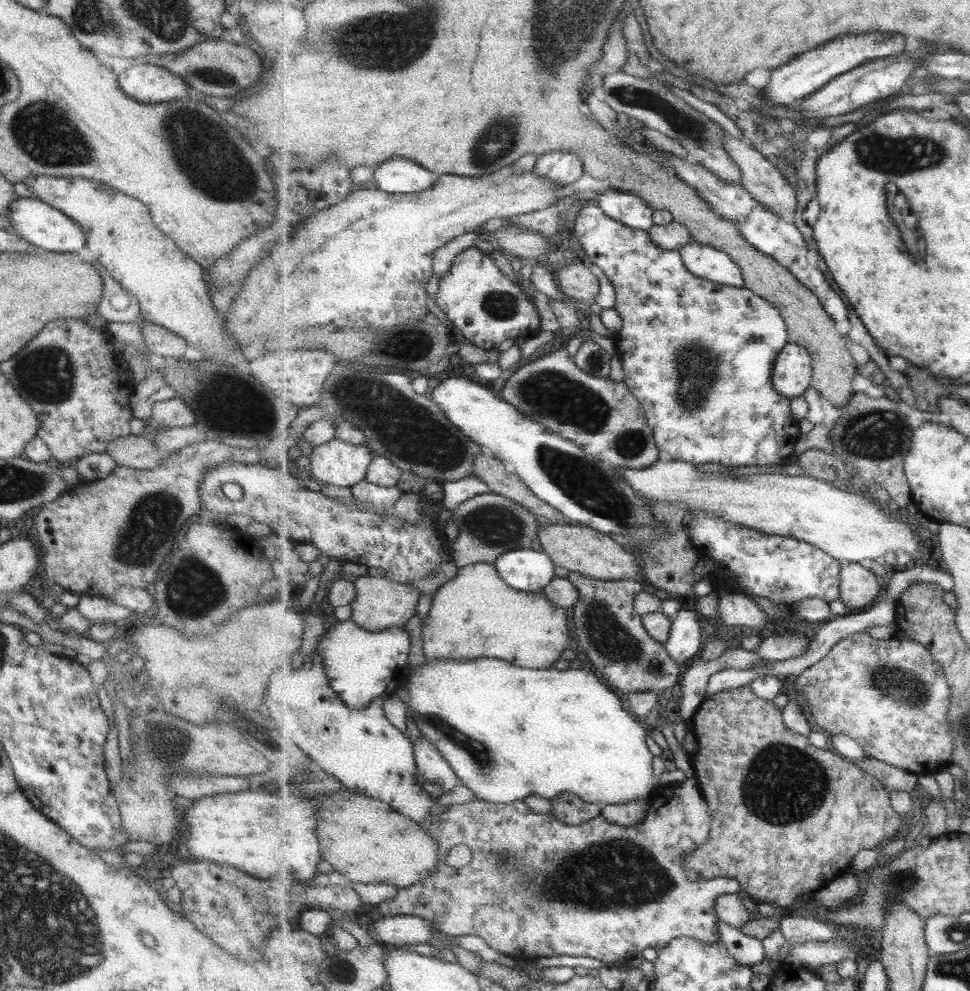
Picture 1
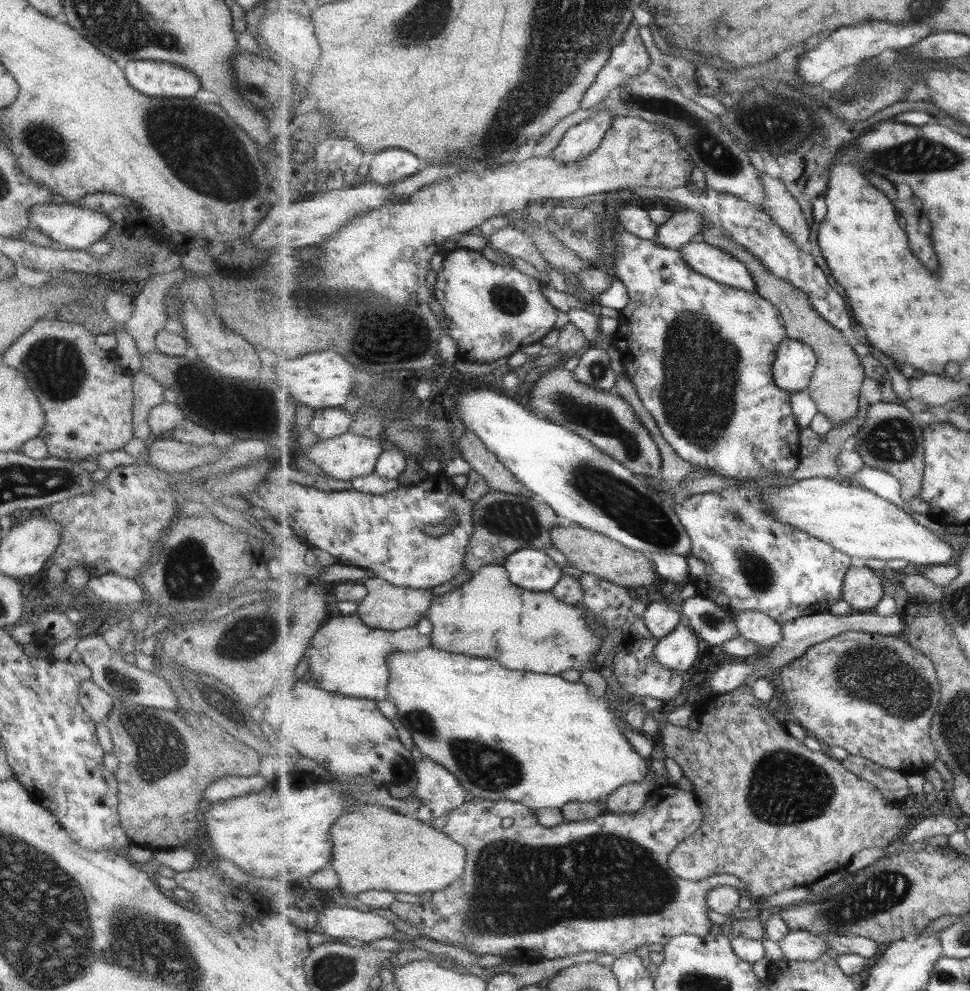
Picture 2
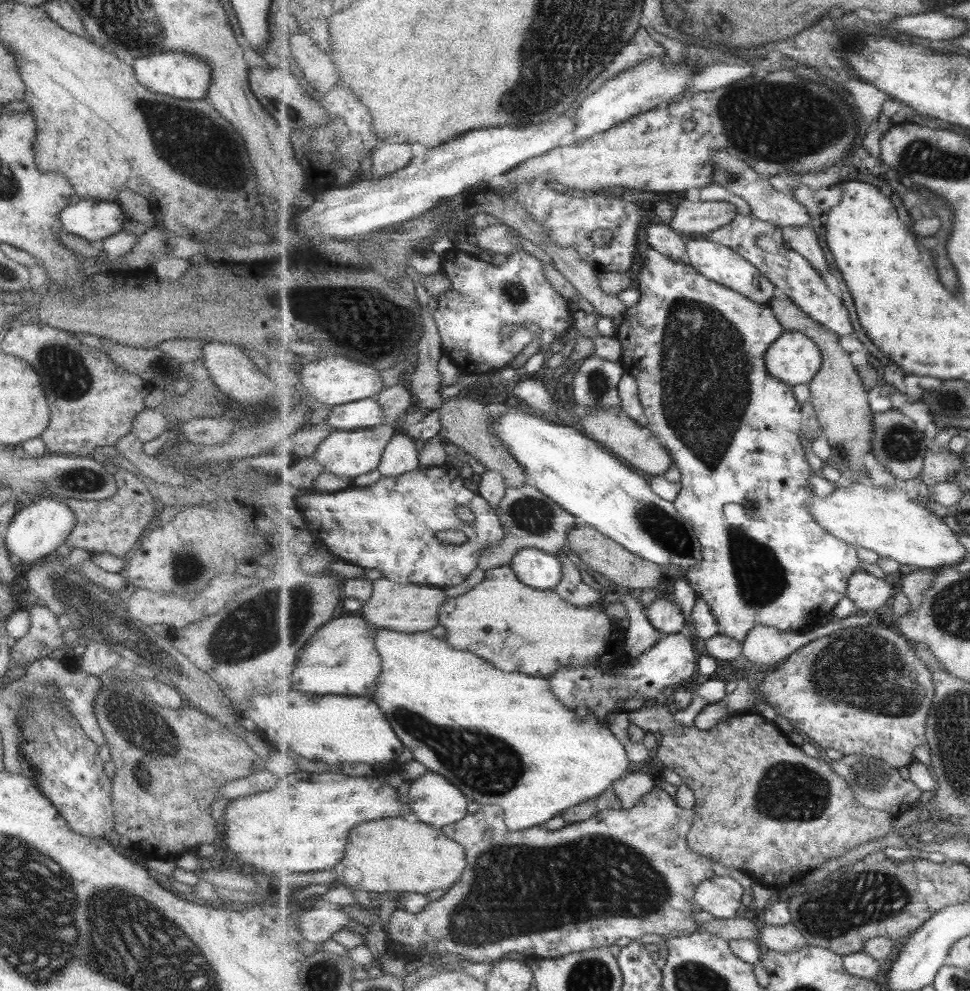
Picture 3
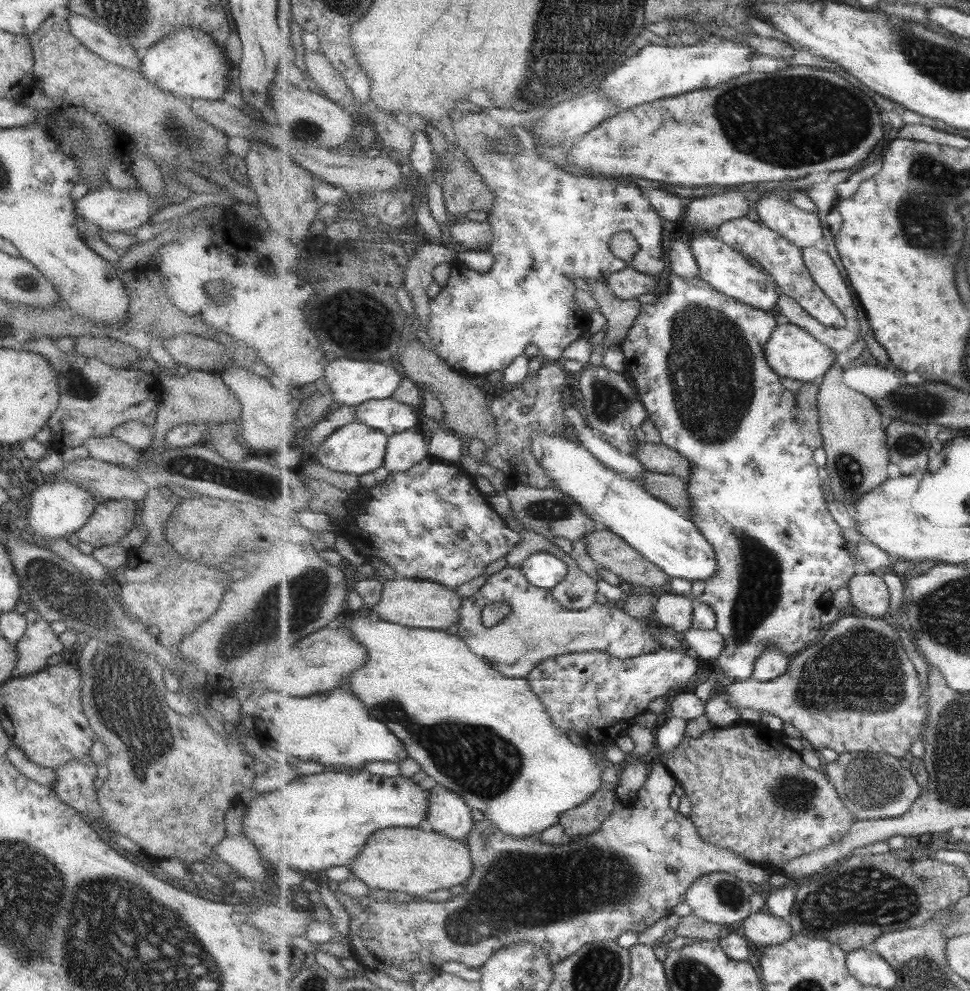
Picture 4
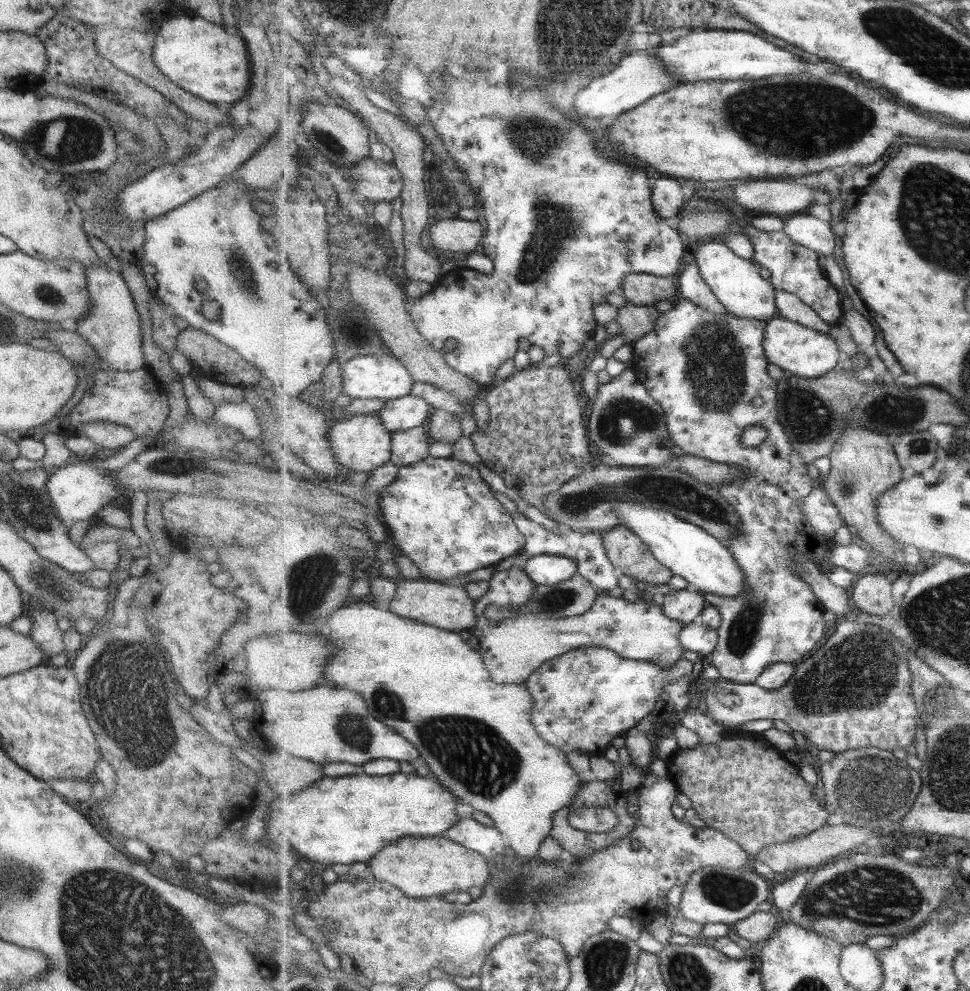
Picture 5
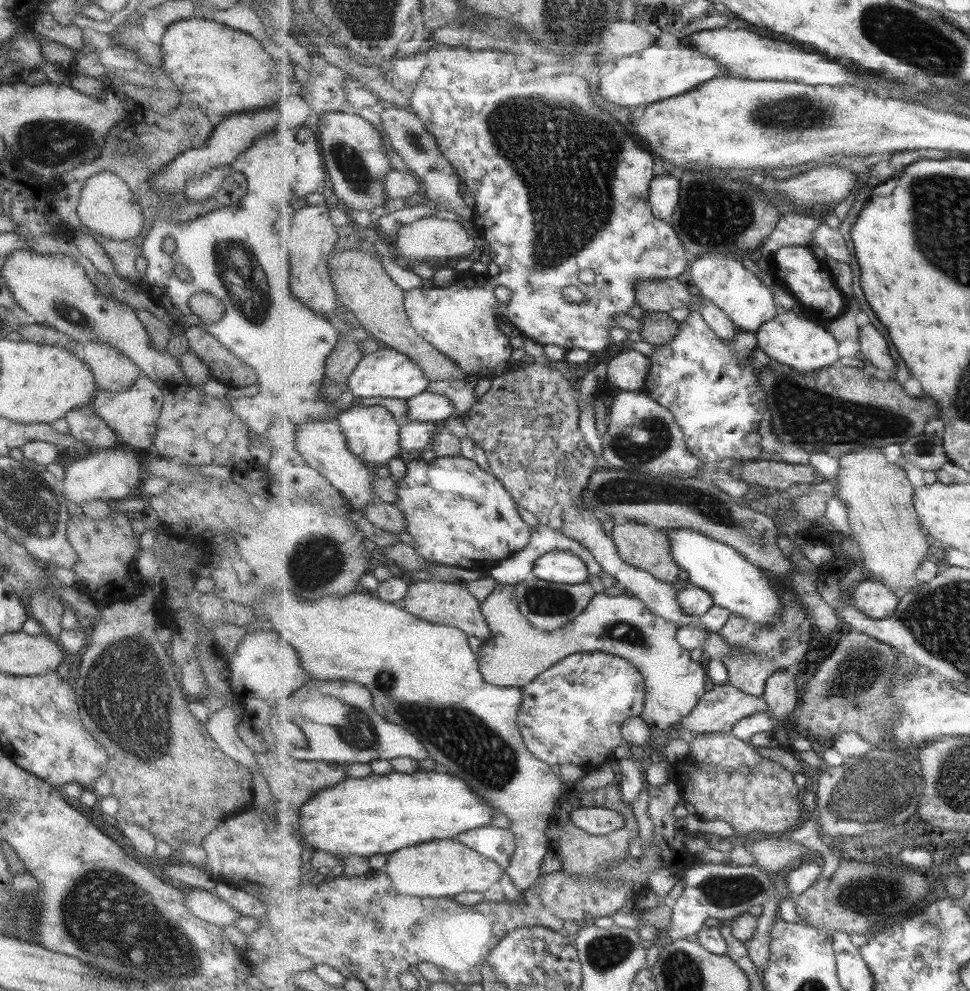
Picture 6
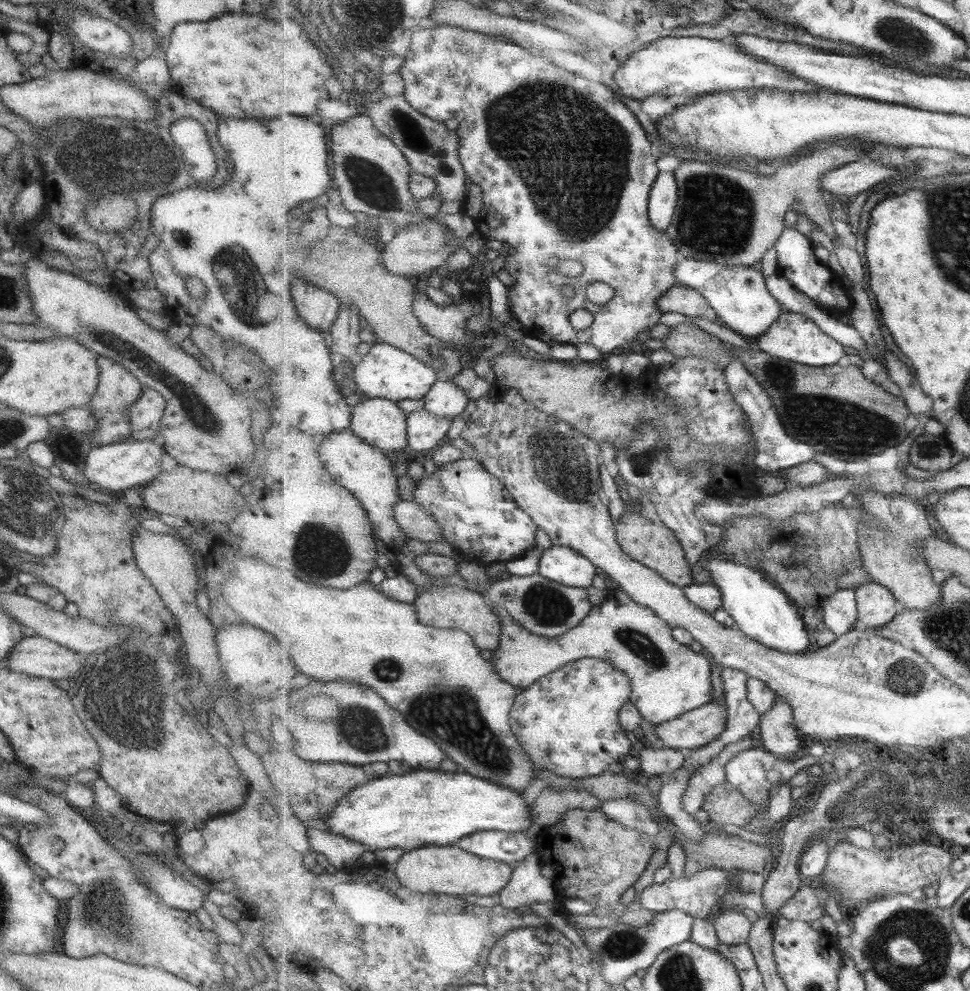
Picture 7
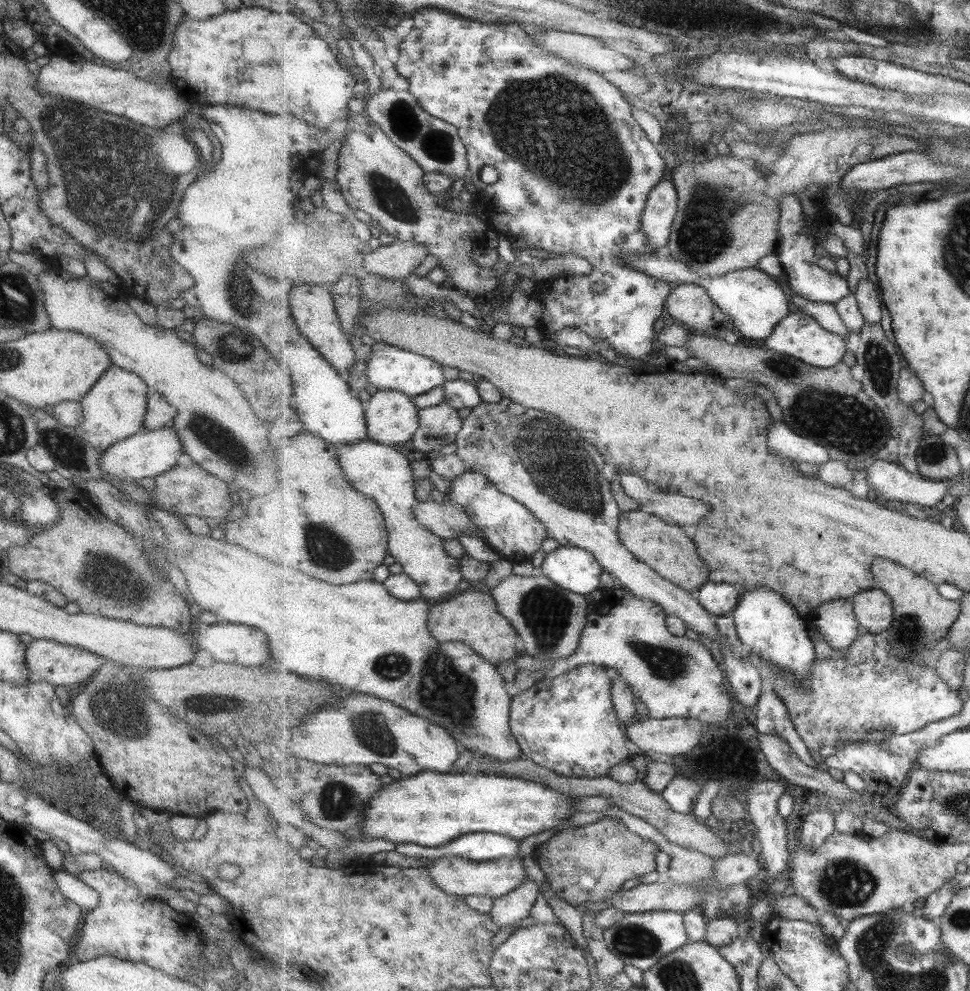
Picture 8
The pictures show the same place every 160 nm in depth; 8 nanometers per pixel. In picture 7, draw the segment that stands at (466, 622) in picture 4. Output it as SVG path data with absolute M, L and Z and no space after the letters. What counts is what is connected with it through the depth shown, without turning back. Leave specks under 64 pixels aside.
M616 588L614 590L613 598L607 597L602 604L595 605L591 609L589 616L584 618L583 622L581 622L577 628L568 630L559 638L545 638L543 635L535 634L533 631L527 630L521 623L518 623L511 615L507 615L505 612L499 612L499 610L495 610L495 612L500 615L500 621L502 622L502 637L498 649L494 650L489 661L493 665L494 671L499 674L499 677L501 677L505 683L510 683L521 690L535 685L541 678L543 678L543 676L548 676L548 674L554 673L558 668L561 668L561 666L566 665L567 663L575 662L582 658L600 658L612 662L619 670L622 670L626 674L629 680L631 680L631 685L634 686L634 694L632 694L631 701L635 703L635 706L639 709L642 717L655 726L662 722L675 720L676 718L681 717L682 714L705 706L708 702L713 700L713 696L711 696L711 694L713 694L713 686L711 686L711 664L713 661L711 658L704 651L695 652L695 650L691 650L691 647L677 642L674 637L673 629L667 622L665 622L665 620L658 614L655 614L654 610L651 610L647 606L641 606L638 602L635 602L628 596L627 592L622 589Z

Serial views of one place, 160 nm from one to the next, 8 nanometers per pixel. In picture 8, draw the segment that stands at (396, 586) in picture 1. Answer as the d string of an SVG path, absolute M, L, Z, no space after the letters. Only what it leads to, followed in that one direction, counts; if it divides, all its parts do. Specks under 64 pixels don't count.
M470 588L468 590L465 590L461 593L456 593L455 595L452 595L448 599L442 600L441 602L433 602L430 605L430 613L428 616L428 627L429 630L431 631L431 634L434 635L435 638L438 638L439 642L446 643L449 641L463 641L466 642L467 644L470 644L480 655L483 655L489 662L495 663L497 666L503 666L499 665L501 662L512 662L515 664L516 662L516 656L519 651L517 651L517 634L518 631L515 630L515 627L511 624L511 621L508 618L505 618L498 609L496 600L492 597L490 591L485 591L483 589L474 589Z

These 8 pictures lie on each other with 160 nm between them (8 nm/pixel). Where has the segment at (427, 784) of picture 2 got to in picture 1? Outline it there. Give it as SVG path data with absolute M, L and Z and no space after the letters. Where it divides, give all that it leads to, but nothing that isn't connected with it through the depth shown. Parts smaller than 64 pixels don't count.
M421 733L421 736L414 742L414 747L419 776L442 786L445 792L455 788L455 785L461 784L451 764L447 762L443 753L430 738Z

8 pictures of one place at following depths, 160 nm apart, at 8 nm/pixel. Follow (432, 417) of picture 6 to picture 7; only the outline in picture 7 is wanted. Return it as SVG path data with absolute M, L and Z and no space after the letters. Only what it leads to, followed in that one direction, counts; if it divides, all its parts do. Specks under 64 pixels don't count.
M437 381L425 397L425 410L435 417L445 418L453 421L455 416L462 416L469 406L471 399L467 397L465 391L458 387L453 381Z

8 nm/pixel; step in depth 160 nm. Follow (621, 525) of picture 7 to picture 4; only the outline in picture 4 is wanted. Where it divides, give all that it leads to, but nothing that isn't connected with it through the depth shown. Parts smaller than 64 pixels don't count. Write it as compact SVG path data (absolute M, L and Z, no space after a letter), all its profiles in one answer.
M599 527L596 532L591 532L583 540L587 547L587 552L591 558L603 569L610 570L619 578L629 584L637 586L647 586L657 592L659 586L665 586L670 581L670 576L663 572L654 562L645 558L638 550L629 546L619 535L609 531L607 528Z

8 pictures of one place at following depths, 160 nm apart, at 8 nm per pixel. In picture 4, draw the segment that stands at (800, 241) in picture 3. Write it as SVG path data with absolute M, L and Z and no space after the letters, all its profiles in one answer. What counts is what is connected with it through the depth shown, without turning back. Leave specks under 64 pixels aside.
M821 245L803 247L804 261L815 282L833 299L849 320L857 320L857 306L853 294L837 270L833 258Z

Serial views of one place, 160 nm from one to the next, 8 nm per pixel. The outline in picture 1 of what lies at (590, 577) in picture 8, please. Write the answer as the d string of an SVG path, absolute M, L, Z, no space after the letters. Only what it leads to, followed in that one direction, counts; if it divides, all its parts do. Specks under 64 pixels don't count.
M529 546L501 554L494 565L509 586L530 593L541 592L556 577L555 562L550 555Z

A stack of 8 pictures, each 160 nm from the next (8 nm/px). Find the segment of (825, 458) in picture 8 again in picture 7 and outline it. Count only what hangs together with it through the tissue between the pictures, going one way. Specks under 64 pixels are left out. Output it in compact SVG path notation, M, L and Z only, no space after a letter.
M733 357L726 368L726 375L730 382L731 394L737 399L737 402L753 425L753 436L757 438L755 450L755 465L764 472L777 472L780 469L793 468L795 466L810 462L819 456L813 446L807 446L803 442L791 437L781 420L779 414L773 406L773 402L767 394L767 391L761 386L761 383L749 372L749 369L741 362L739 357Z

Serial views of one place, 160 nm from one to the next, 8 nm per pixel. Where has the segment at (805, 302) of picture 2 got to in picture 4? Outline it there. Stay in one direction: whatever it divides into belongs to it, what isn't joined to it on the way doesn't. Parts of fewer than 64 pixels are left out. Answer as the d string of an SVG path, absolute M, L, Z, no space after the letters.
M838 359L827 371L827 374L823 376L819 387L819 415L821 415L821 427L825 438L823 447L828 455L828 466L826 467L829 475L828 483L833 492L833 498L840 503L842 502L849 514L854 516L856 513L854 506L857 500L889 479L887 478L887 470L889 470L889 464L891 464L891 453L890 446L886 444L887 426L883 423L878 406L873 399L851 388L845 382L845 369L845 364Z

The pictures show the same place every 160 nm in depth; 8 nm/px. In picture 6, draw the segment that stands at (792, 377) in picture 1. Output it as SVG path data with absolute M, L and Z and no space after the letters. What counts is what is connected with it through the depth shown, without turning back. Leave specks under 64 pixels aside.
M786 311L779 314L766 322L756 333L760 349L766 352L768 358L775 358L803 374L833 366L840 359L839 342L835 340L832 332L827 331L825 322L817 323L796 312Z

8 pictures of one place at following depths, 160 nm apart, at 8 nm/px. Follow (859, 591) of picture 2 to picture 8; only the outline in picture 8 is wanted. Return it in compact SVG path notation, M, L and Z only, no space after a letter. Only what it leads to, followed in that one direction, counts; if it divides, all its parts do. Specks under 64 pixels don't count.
M879 588L869 589L853 597L854 611L863 632L884 634L895 616L891 595Z

